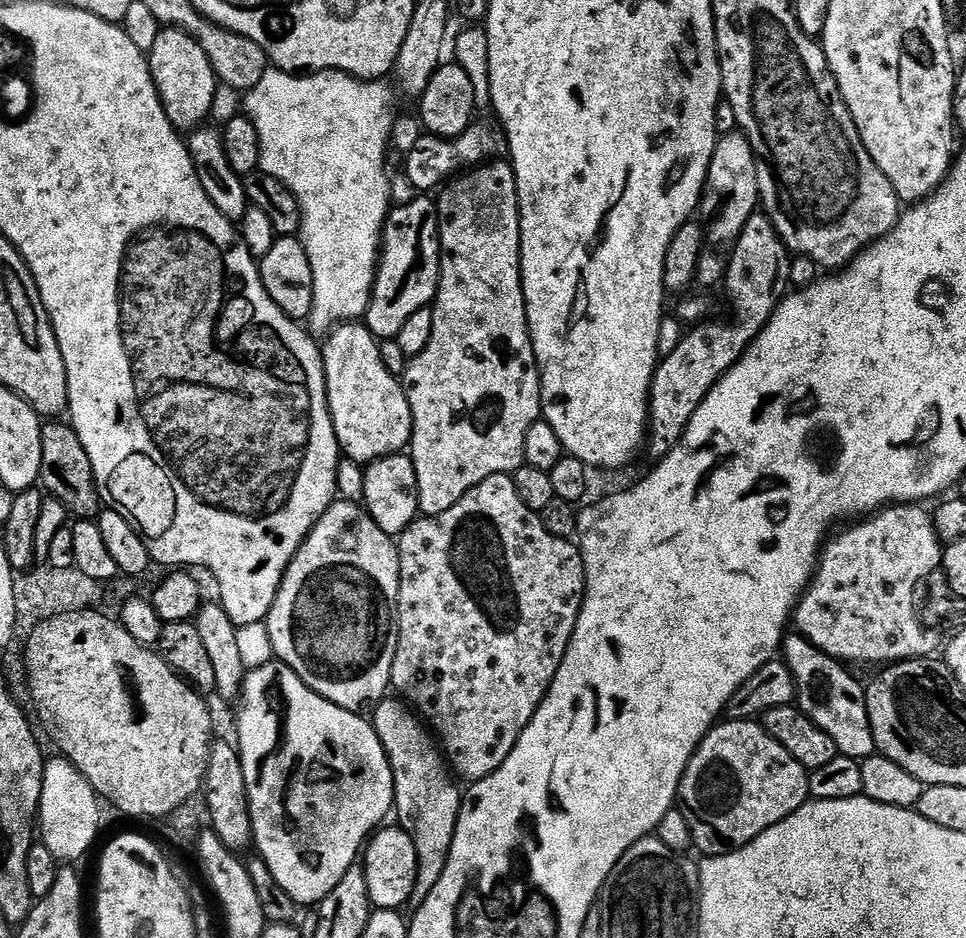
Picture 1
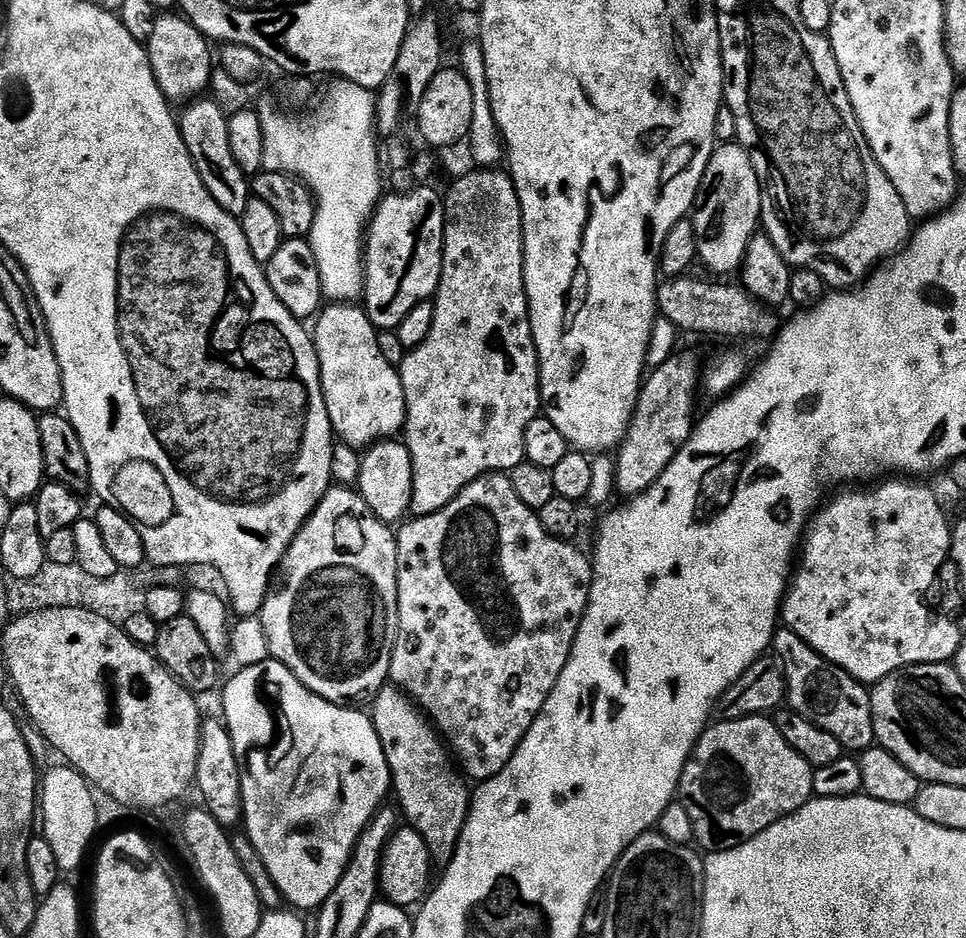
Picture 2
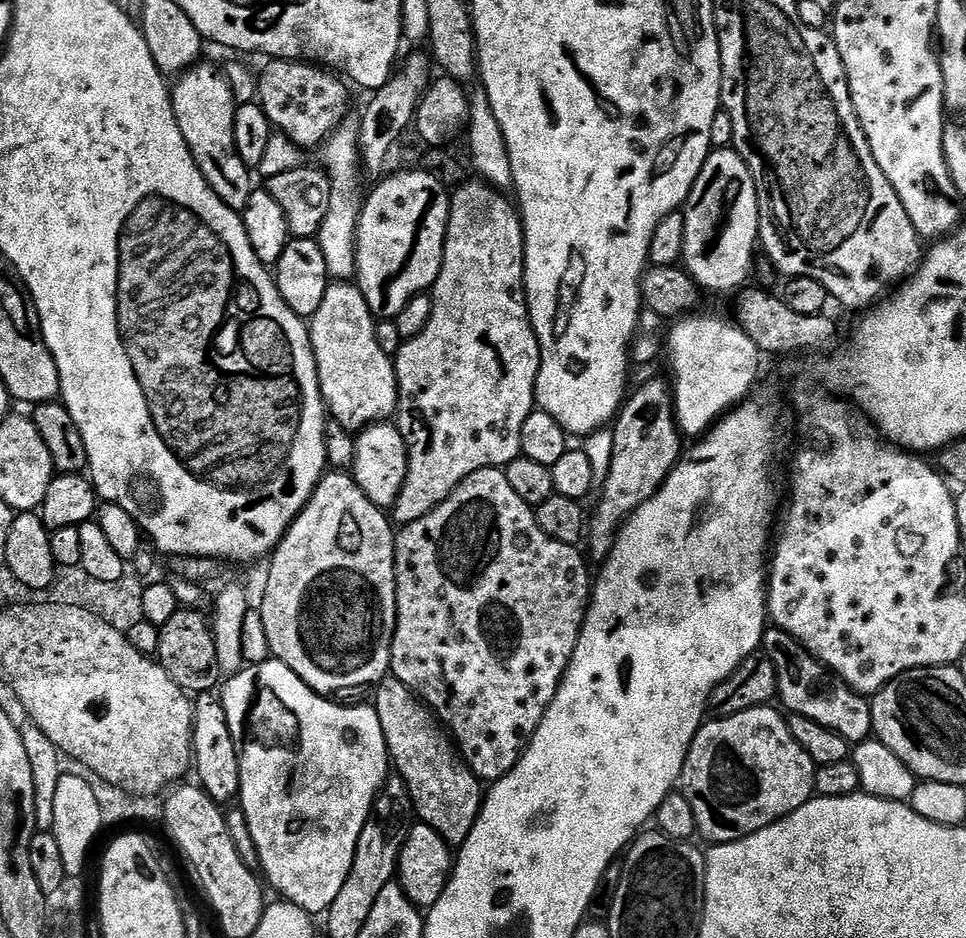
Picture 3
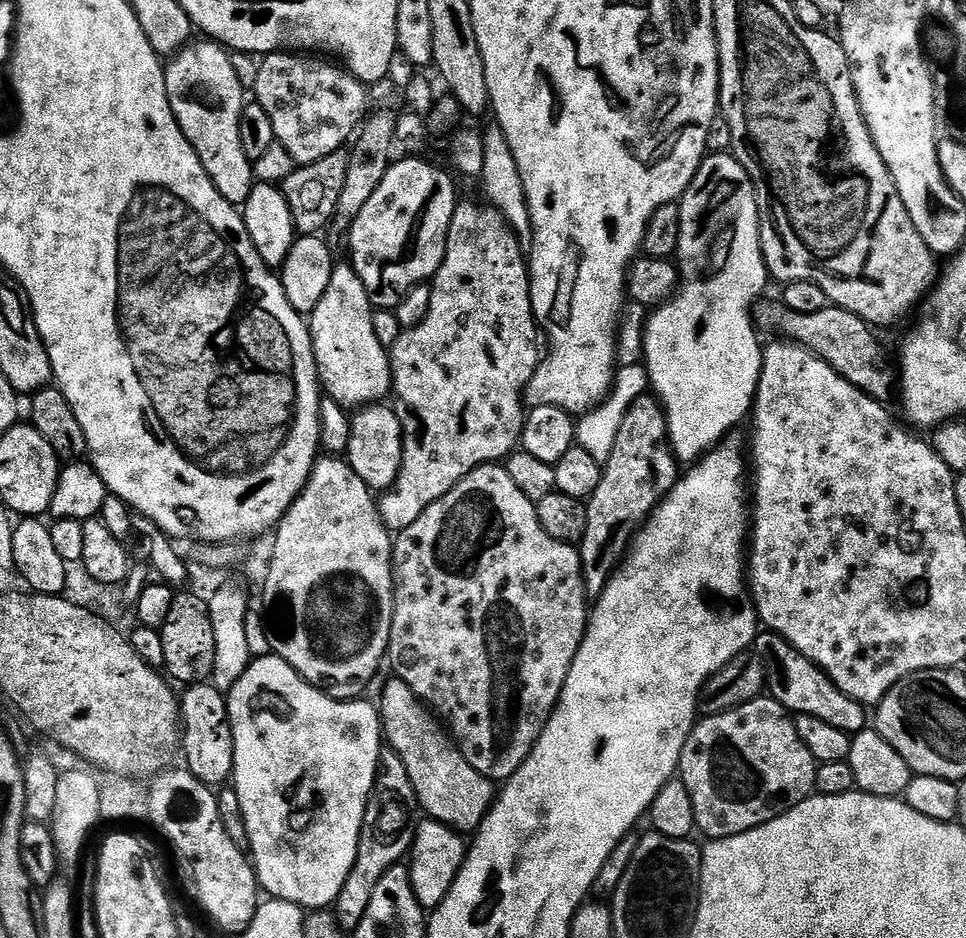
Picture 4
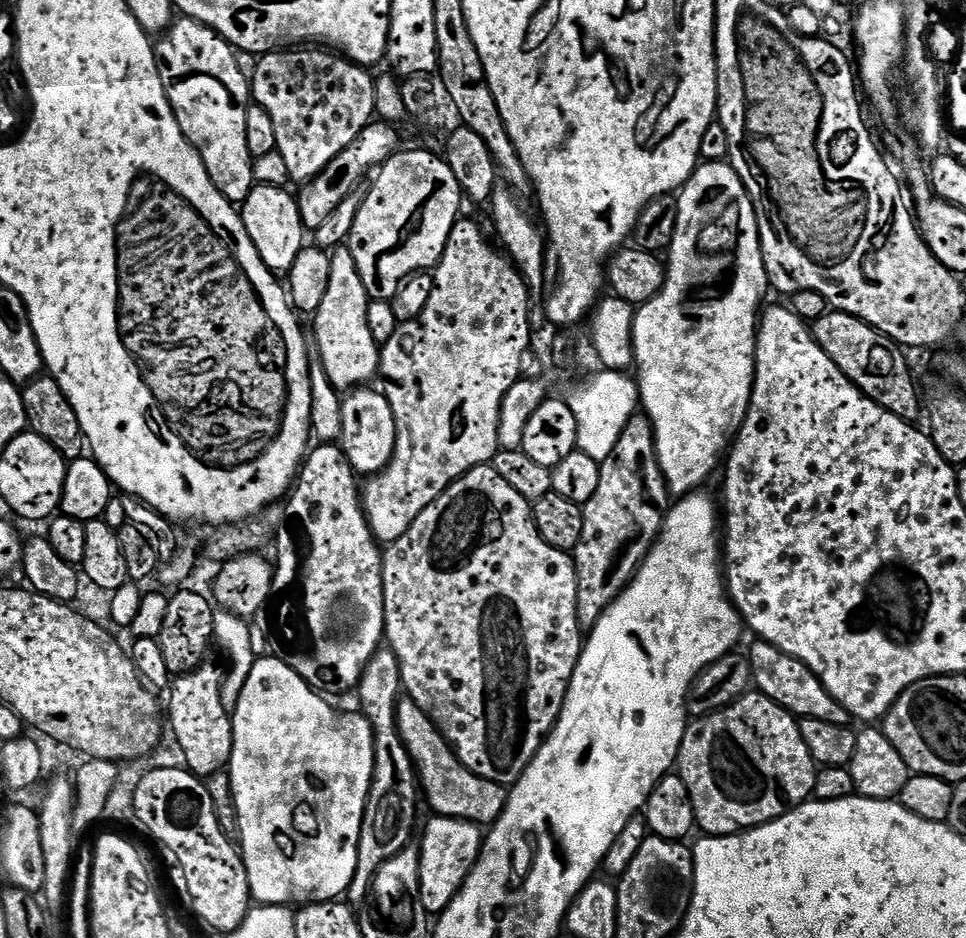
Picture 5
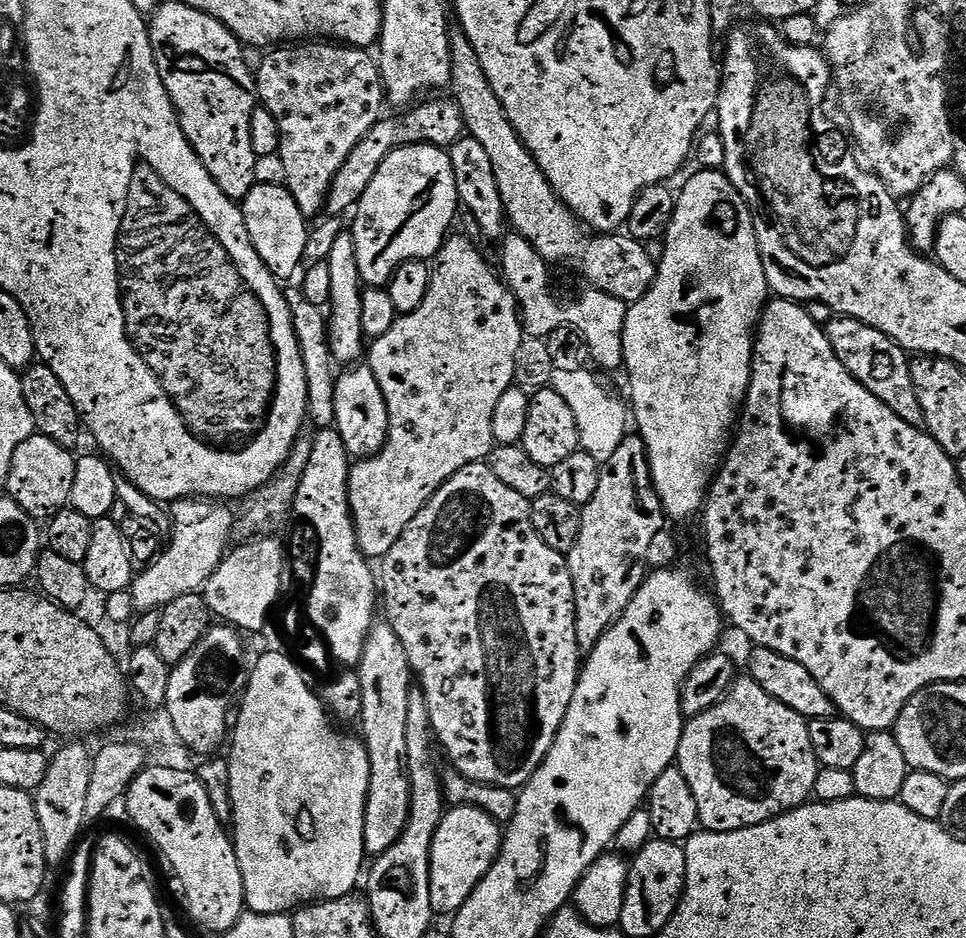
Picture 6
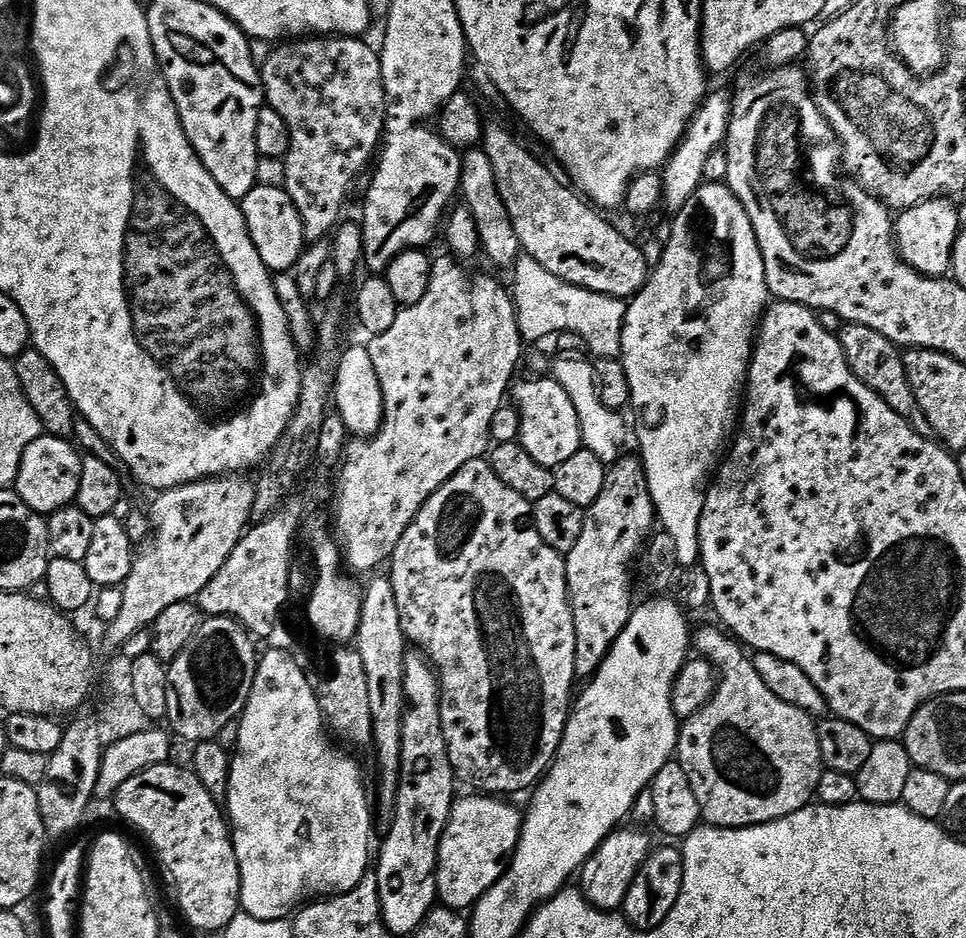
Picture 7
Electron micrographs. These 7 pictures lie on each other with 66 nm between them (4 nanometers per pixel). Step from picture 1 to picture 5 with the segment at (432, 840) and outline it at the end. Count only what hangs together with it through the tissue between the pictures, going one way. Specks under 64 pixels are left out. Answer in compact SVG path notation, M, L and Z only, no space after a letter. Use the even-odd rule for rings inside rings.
M401 699L396 707L396 725L400 737L416 768L422 796L428 799L431 810L437 816L449 816L455 820L468 820L472 824L491 826L504 813L508 805L509 789L498 782L490 782L474 774L456 756L456 751L448 743L440 729L414 701Z

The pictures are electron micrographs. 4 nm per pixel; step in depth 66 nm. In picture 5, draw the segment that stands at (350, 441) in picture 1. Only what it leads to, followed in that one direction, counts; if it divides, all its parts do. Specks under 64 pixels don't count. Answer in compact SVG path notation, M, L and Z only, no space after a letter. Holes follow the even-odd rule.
M346 246L331 253L330 286L326 286L326 298L314 314L316 320L316 348L329 382L337 390L355 390L377 379L380 370L381 345L374 342L370 326L366 326L366 310L369 298L366 286L358 274L354 254Z

